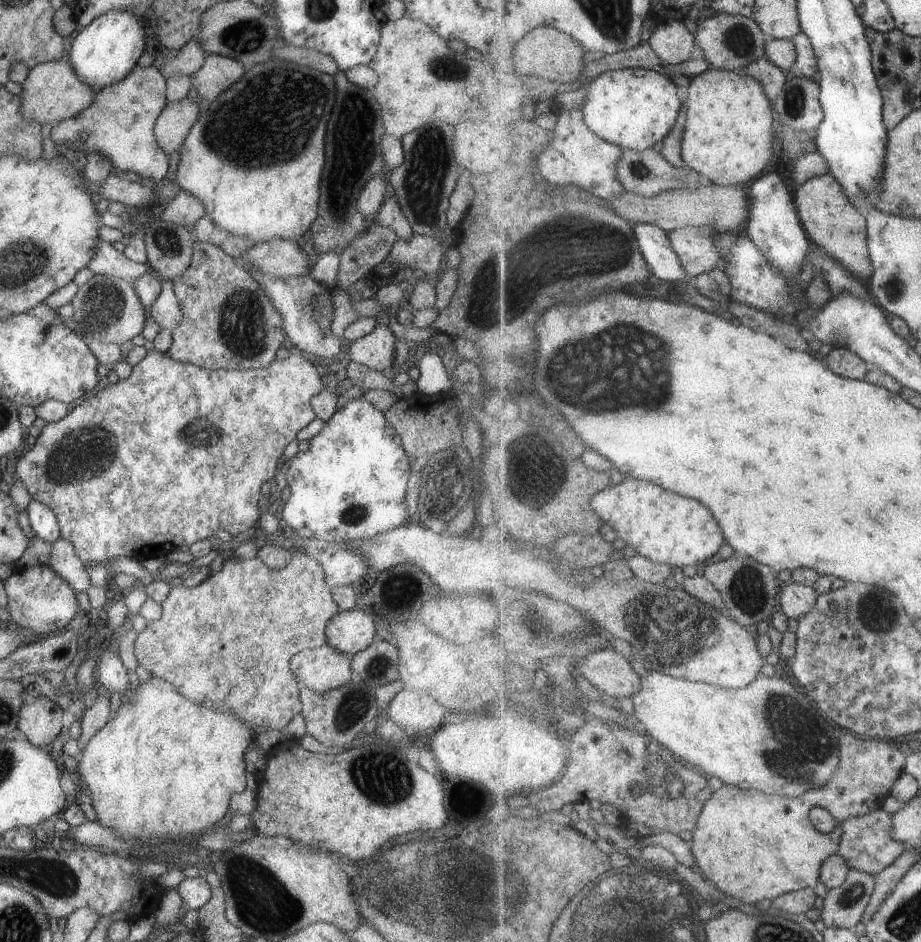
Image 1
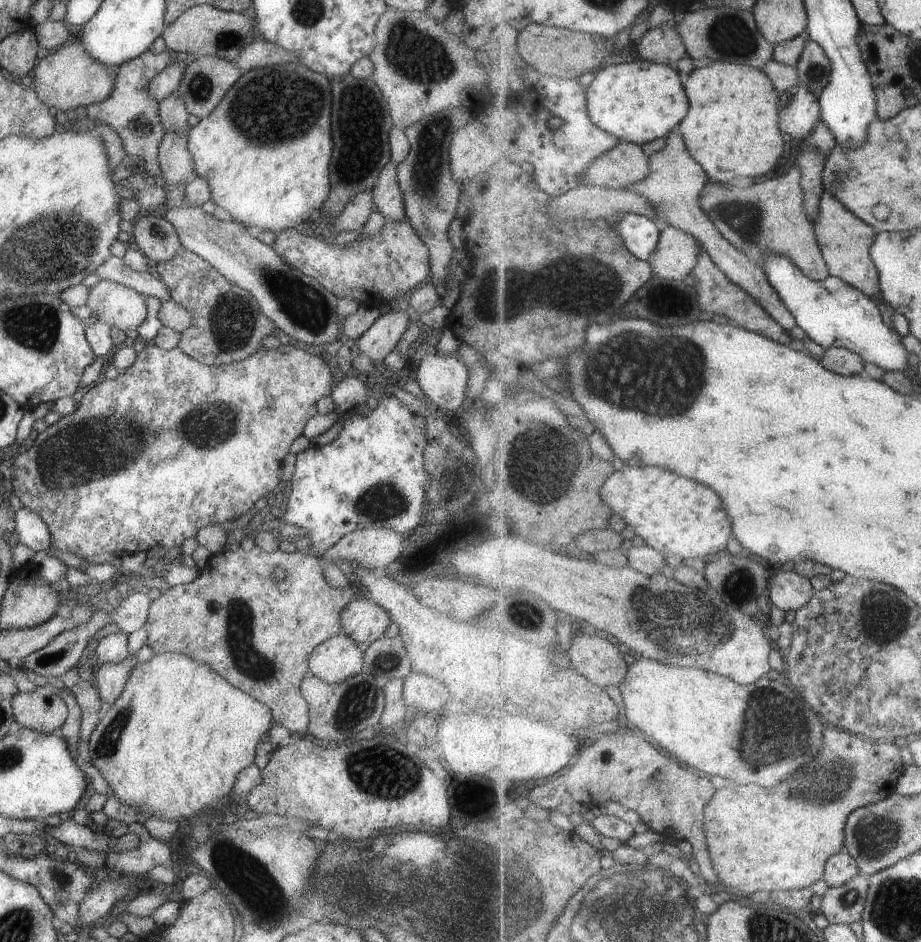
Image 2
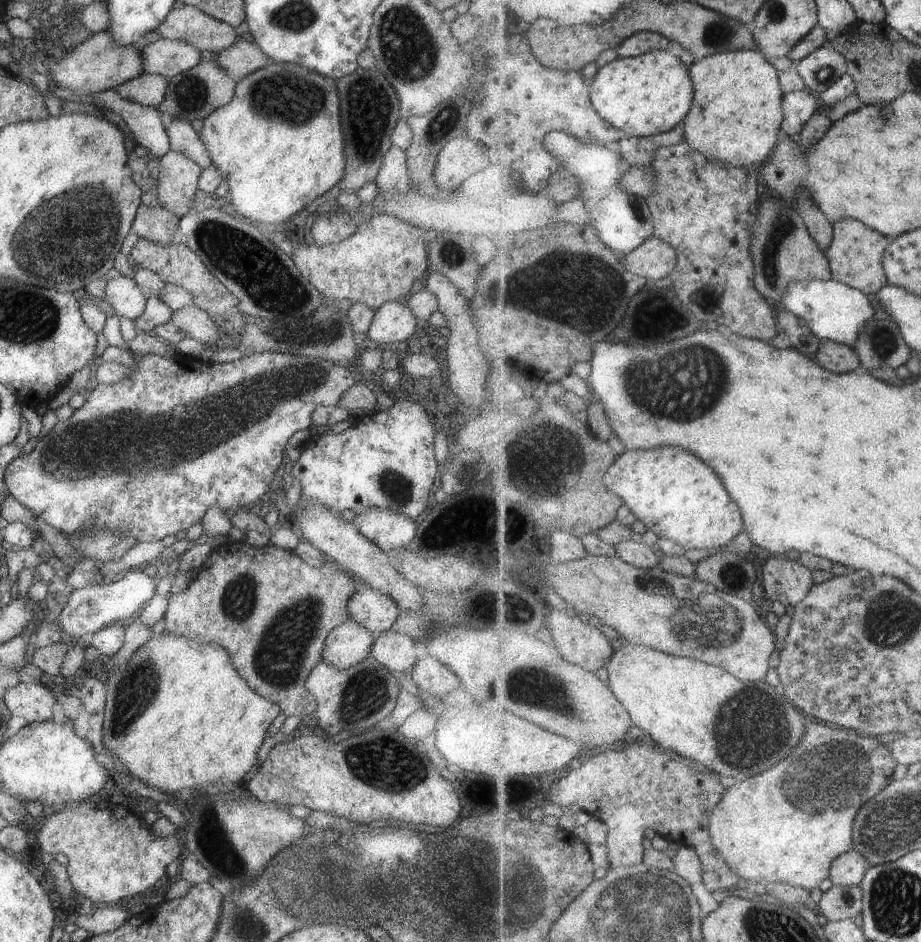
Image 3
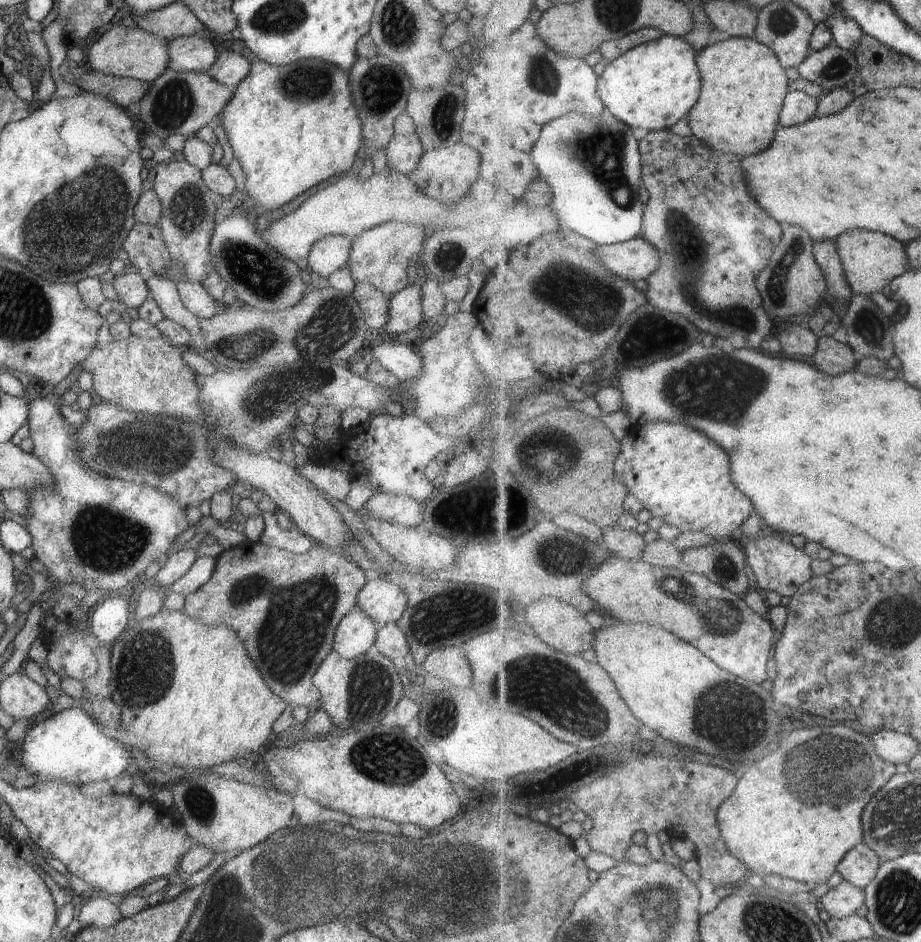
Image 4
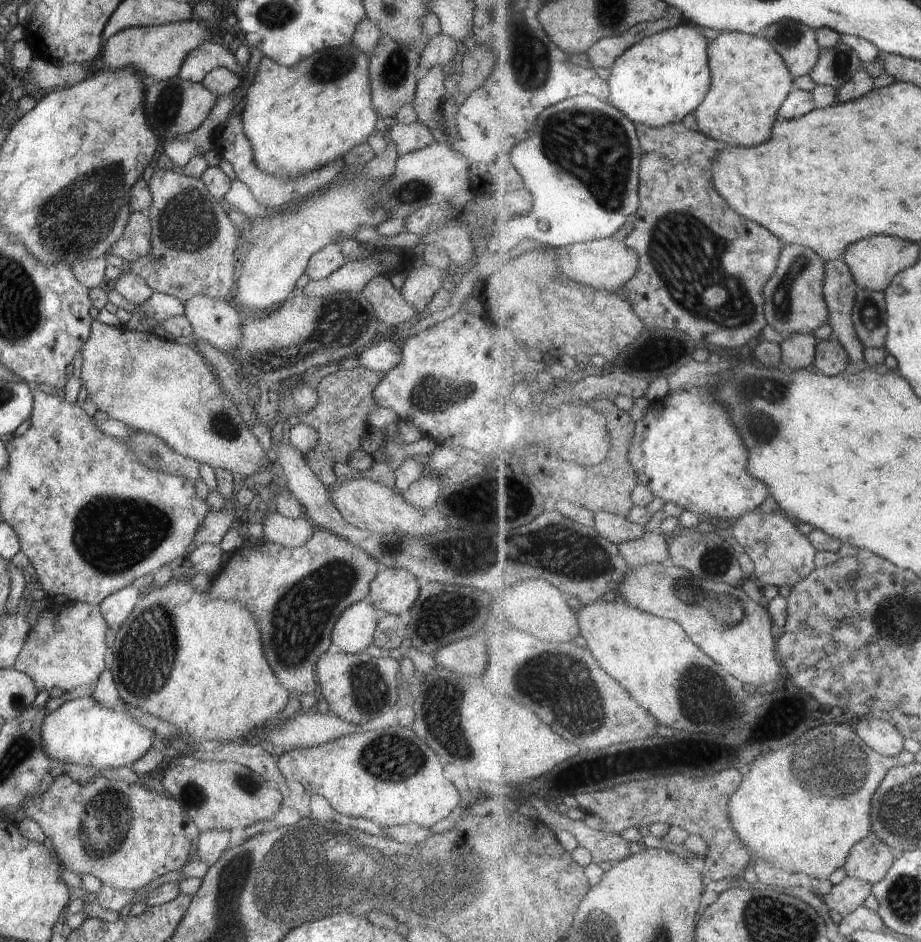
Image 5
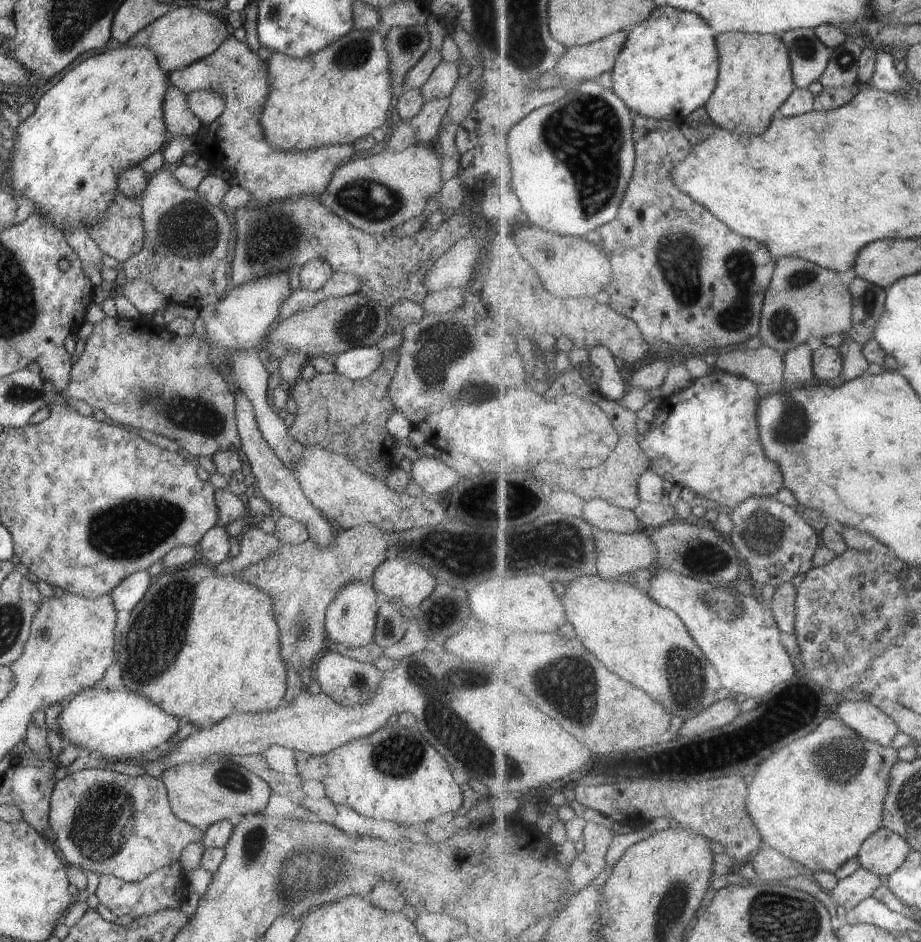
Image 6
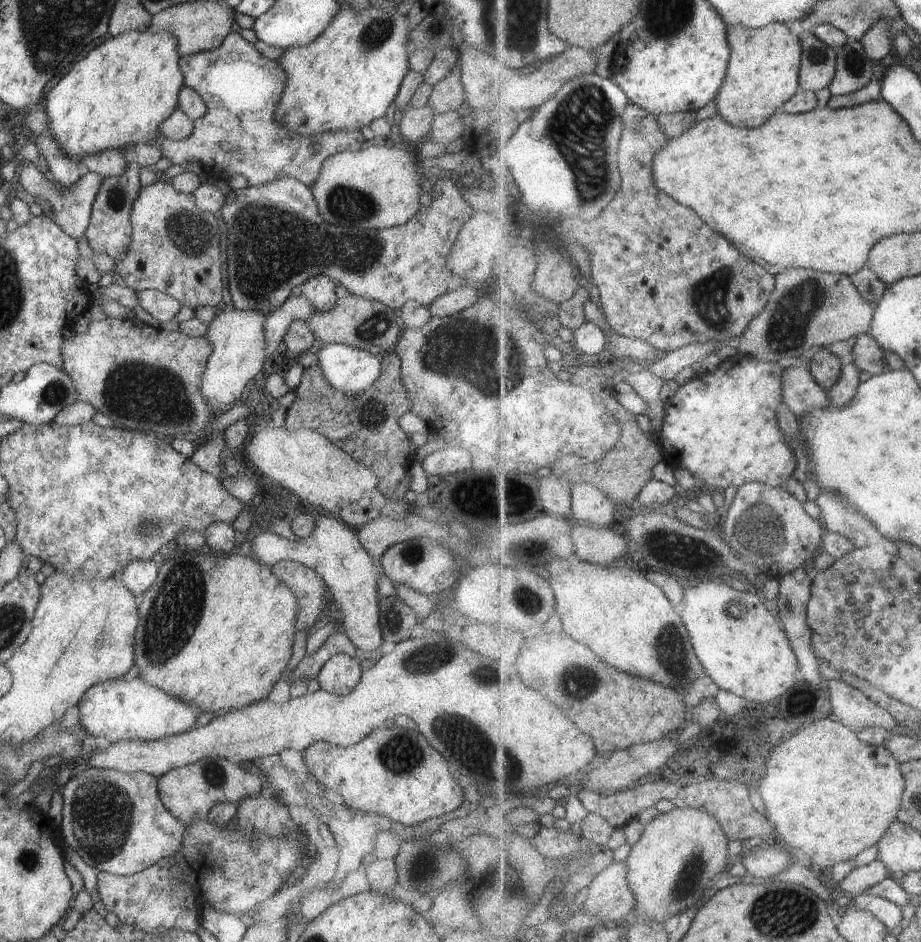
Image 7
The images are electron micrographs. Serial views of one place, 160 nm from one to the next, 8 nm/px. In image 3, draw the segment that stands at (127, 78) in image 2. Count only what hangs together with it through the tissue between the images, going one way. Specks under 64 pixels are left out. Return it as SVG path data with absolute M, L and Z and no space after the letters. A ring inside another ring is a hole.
M164 37L140 50L144 73L156 73L165 78L184 72L201 62L201 52L195 46ZM112 90L92 95L91 102L96 109L107 108L119 115L129 127L134 144L148 150L154 162L168 152L169 140L155 107L124 101Z

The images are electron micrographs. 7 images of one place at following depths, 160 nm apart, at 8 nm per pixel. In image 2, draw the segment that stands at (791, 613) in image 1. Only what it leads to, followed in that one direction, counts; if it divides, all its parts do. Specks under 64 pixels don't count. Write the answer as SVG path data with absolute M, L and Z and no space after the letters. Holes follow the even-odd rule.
M775 568L771 576L769 601L784 612L797 612L810 603L814 595L814 585L806 576L797 571L783 571Z

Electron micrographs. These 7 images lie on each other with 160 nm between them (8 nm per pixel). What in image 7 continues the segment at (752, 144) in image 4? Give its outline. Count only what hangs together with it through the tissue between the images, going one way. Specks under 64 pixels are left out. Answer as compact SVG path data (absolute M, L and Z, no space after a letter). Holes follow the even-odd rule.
M781 23L762 29L738 26L729 28L727 34L731 40L731 64L723 92L717 96L719 112L727 116L731 124L739 124L739 128L763 126L801 88L802 42L797 30L792 31Z

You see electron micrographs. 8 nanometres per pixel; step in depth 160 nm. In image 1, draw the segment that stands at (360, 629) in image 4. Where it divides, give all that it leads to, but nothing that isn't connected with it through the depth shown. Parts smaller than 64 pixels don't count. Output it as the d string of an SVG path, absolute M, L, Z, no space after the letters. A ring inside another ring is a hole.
M323 644L296 652L288 667L297 679L299 688L307 687L320 693L347 684L353 679L350 658Z

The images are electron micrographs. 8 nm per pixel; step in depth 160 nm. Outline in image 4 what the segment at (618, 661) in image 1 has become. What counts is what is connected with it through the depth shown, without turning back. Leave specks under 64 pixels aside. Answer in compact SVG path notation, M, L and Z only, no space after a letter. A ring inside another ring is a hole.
M557 598L537 600L526 606L526 630L535 630L543 642L559 648L560 652L569 654L583 654L585 650L594 650L595 633L585 616L574 605Z

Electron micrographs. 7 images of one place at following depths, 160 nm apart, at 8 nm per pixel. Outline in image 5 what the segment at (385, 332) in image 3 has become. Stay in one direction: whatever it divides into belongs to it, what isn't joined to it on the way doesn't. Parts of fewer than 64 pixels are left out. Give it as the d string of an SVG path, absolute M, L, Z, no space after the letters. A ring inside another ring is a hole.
M430 265L411 268L399 292L403 300L415 310L415 318L425 314L429 300L442 287L442 280L451 273L452 270L439 270Z

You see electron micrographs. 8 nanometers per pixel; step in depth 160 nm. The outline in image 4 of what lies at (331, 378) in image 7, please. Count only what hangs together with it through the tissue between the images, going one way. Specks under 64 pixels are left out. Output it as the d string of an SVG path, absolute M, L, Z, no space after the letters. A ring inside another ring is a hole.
M385 337L379 342L371 341L367 349L373 354L373 360L401 382L409 381L422 368L420 356L415 352L414 346L405 342L393 344L392 340Z

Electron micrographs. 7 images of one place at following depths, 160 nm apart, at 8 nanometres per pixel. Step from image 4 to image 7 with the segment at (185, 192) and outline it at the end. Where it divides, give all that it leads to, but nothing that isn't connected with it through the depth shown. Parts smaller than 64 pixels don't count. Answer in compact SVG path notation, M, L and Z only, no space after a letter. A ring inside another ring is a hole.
M159 176L148 186L141 187L131 207L132 233L126 255L115 261L114 270L135 292L155 289L172 296L180 306L196 309L198 306L219 308L223 298L221 283L221 256L219 255L219 226L213 213L202 211L190 194L176 191L172 184Z

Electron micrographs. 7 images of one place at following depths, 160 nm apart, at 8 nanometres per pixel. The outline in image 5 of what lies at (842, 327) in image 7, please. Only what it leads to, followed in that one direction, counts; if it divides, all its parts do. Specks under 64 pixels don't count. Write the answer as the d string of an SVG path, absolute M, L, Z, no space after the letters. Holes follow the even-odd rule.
M799 245L783 246L778 271L767 282L764 290L764 309L768 325L783 339L823 328L829 322L831 314L824 294L826 278L826 262L819 254L811 252L811 248Z

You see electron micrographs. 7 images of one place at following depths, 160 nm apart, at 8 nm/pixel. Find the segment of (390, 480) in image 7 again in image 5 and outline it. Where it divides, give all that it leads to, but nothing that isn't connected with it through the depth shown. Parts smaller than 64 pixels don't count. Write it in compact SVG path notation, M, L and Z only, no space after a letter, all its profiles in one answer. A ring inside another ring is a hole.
M361 366L348 370L339 370L320 379L320 383L314 384L317 400L315 406L307 412L298 413L299 421L312 427L318 435L316 445L304 454L304 462L311 468L311 471L326 487L334 483L334 475L331 473L333 464L347 464L347 457L354 451L361 450L360 441L362 434L367 428L367 414L371 410L377 408L375 400L373 400L373 388L384 378L381 372L371 372L371 370L363 370Z

